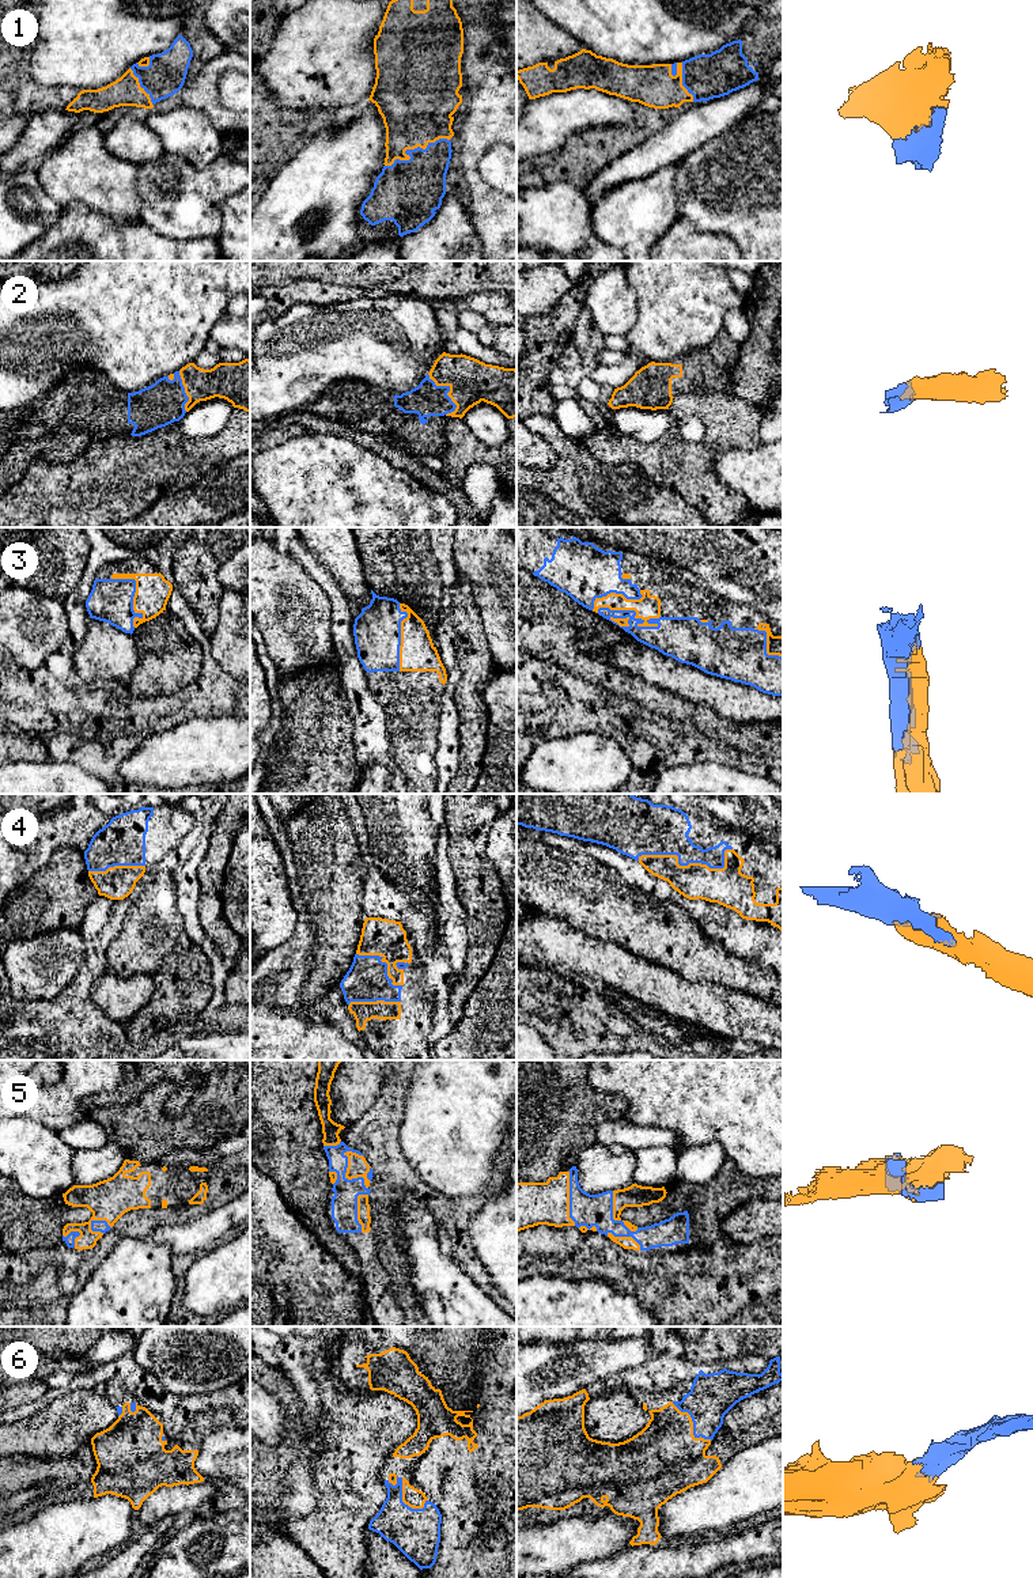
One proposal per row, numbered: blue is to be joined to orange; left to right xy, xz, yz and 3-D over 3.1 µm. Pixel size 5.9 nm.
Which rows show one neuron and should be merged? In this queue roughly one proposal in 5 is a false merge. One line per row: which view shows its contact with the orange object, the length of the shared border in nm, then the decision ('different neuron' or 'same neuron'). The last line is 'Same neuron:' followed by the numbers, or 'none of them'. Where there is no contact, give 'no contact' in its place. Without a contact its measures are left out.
1: contact in xz; length 420 nm; same neuron
2: contact in xz; length 280 nm; same neuron
3: contact in yz; length 380 nm; same neuron
4: contact in yz; length 550 nm; same neuron
5: contact in xz; length 260 nm; same neuron
6: contact in yz; length 340 nm; same neuron
Same neuron: 1, 2, 3, 4, 5, 6

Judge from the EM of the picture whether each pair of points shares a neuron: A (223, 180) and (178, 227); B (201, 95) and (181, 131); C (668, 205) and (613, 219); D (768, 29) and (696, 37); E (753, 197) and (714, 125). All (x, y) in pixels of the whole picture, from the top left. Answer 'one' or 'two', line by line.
A: one
B: two
C: one
D: two
E: two

